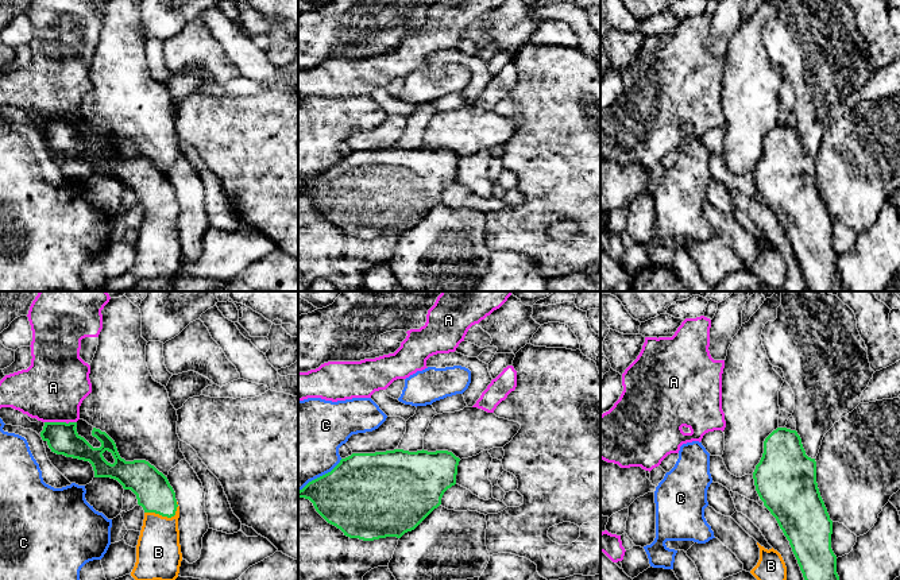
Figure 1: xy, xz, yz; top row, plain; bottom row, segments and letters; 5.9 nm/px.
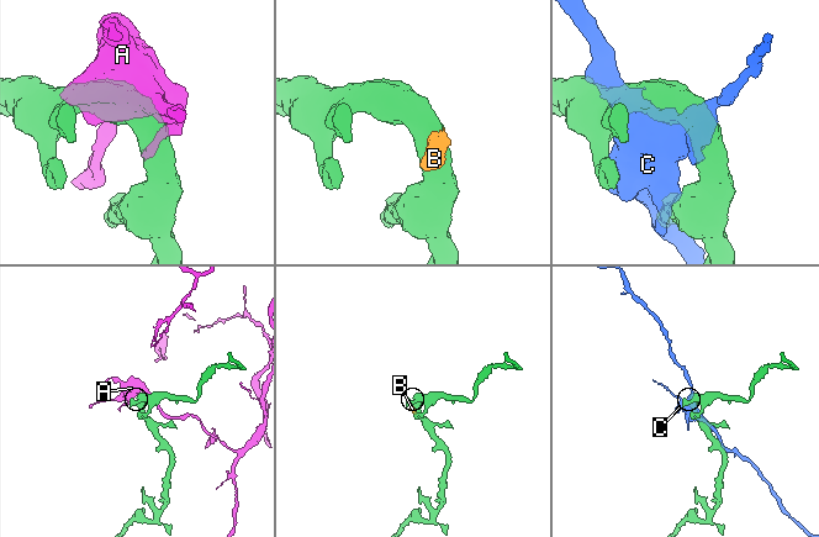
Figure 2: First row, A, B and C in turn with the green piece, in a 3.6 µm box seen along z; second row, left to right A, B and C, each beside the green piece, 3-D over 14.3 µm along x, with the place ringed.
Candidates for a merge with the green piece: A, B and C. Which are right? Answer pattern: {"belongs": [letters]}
{"belongs": ["B"]}

